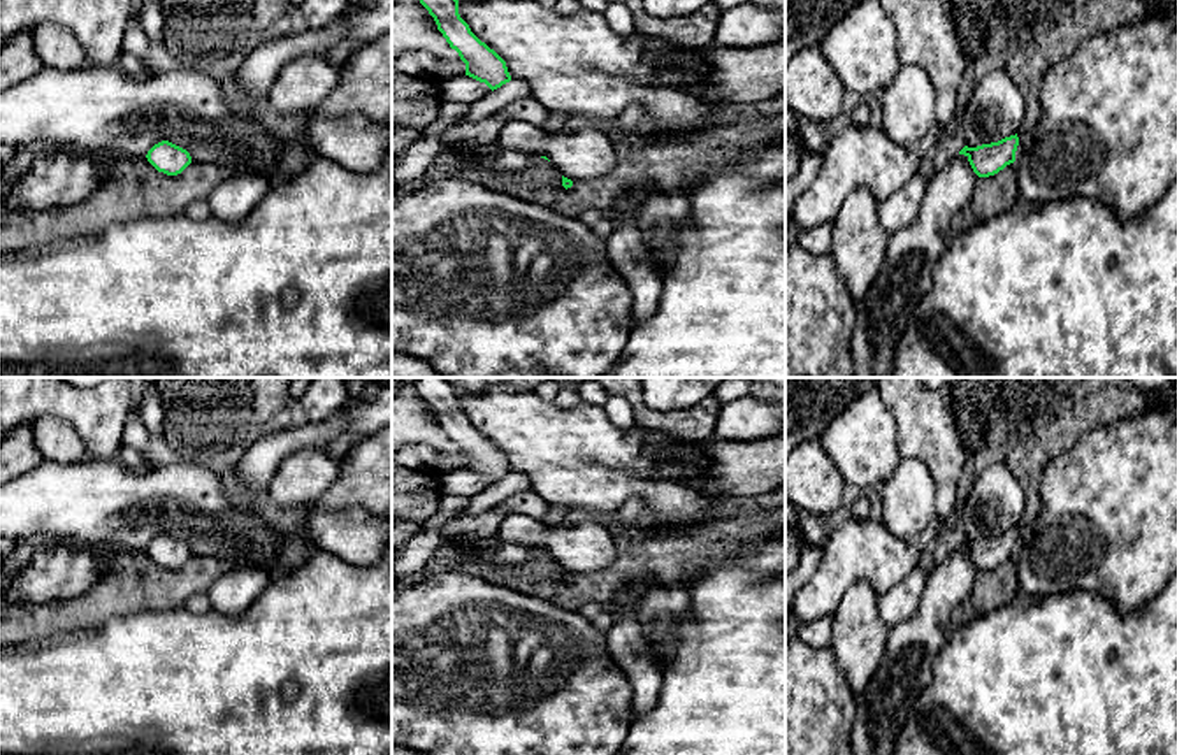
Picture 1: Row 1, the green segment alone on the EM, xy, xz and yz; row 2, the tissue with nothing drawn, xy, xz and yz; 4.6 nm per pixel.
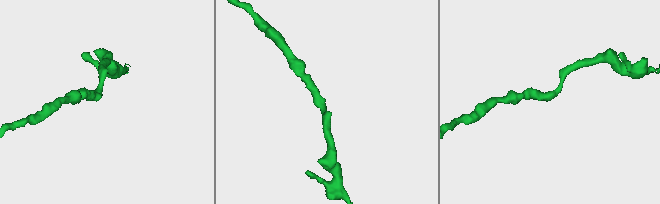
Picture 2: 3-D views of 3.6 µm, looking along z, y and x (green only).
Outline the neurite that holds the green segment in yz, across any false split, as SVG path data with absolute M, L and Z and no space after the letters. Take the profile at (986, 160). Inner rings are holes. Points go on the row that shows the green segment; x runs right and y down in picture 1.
M1010 135L998 142L982 144L977 147L964 146L959 155L964 155L978 177L989 177L1015 162L1019 137Z

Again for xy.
M169 140L155 144L146 158L158 172L167 176L177 176L191 163L190 153Z

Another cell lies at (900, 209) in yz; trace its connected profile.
M917 172L901 190L878 204L878 223L892 235L913 223L929 179Z

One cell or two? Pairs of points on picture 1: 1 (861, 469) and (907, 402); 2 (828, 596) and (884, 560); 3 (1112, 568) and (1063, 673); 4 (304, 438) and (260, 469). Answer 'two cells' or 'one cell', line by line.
1: two cells
2: one cell
3: two cells
4: one cell

